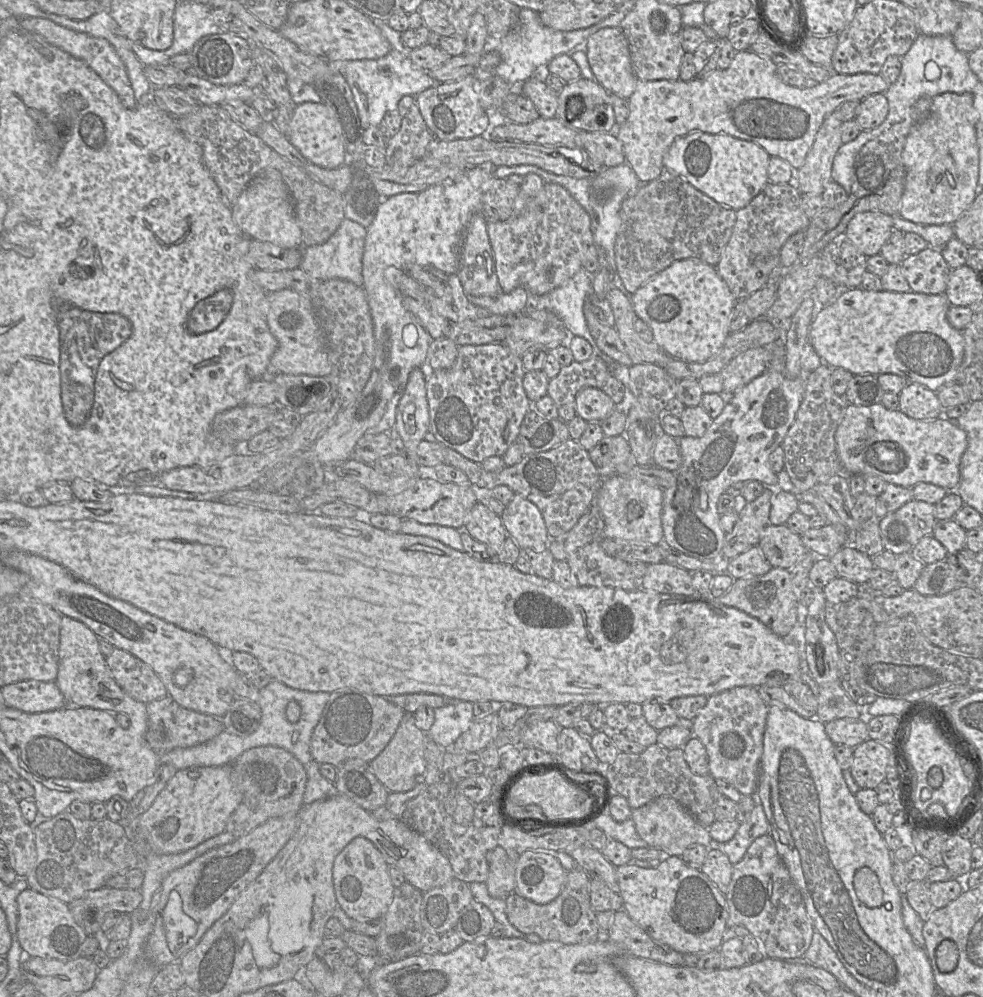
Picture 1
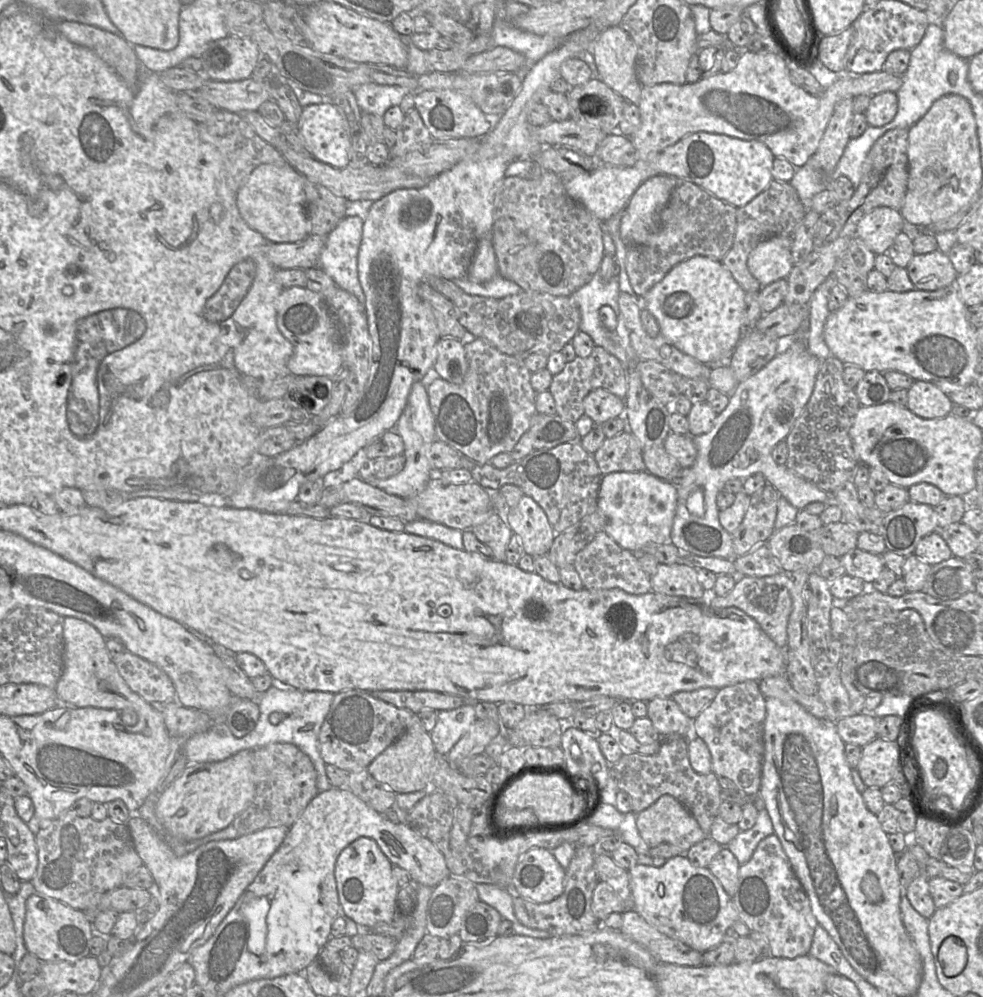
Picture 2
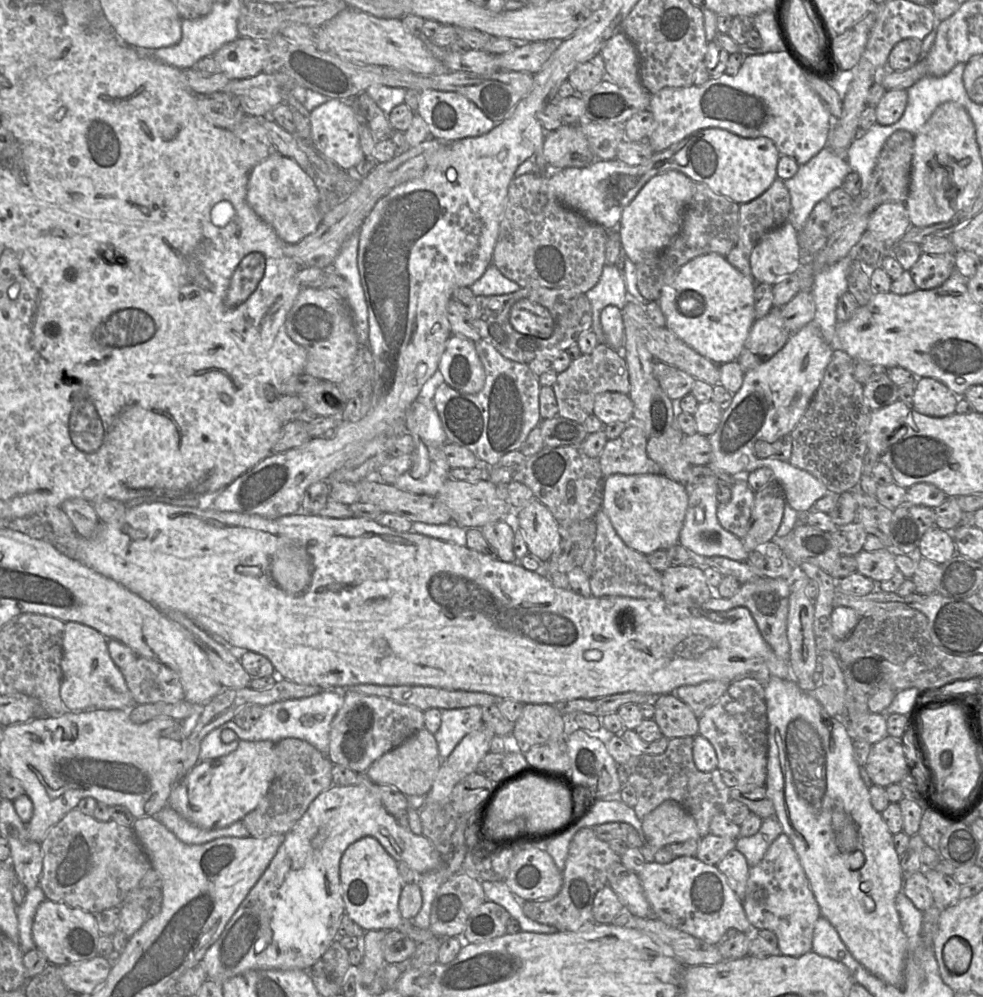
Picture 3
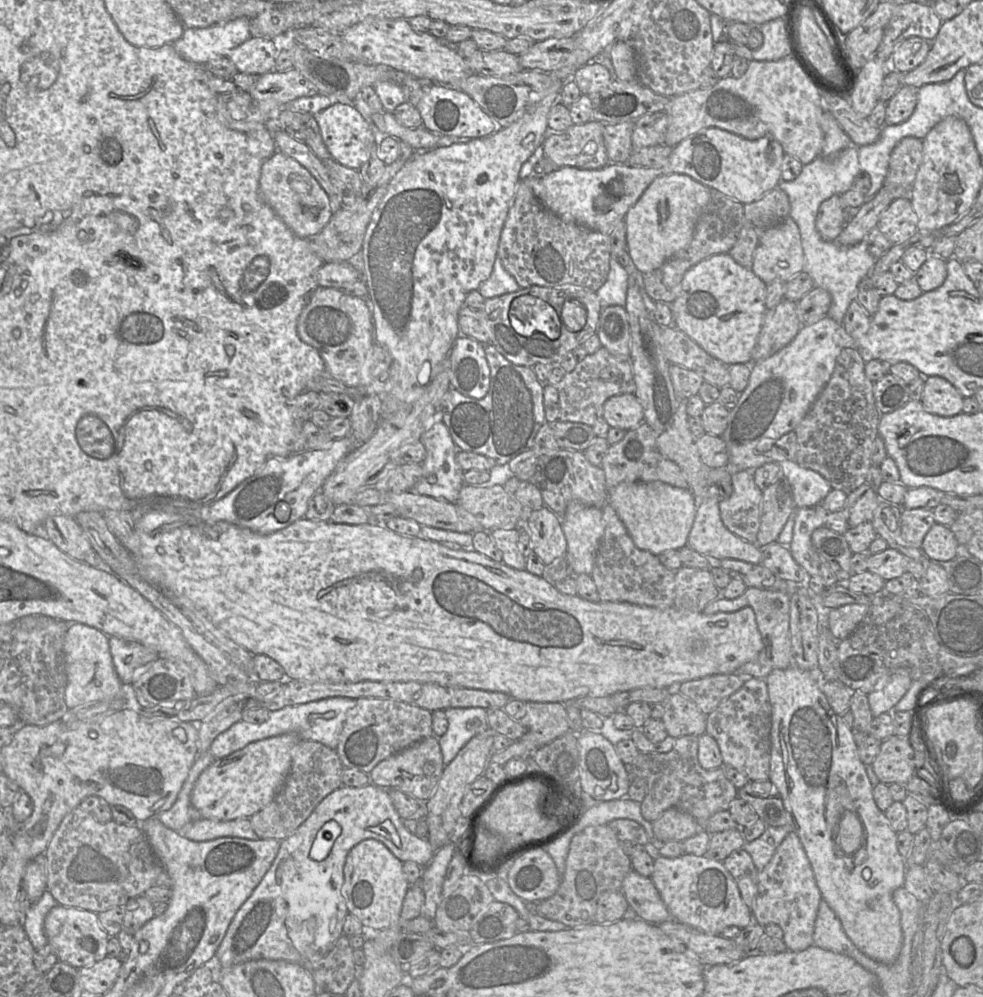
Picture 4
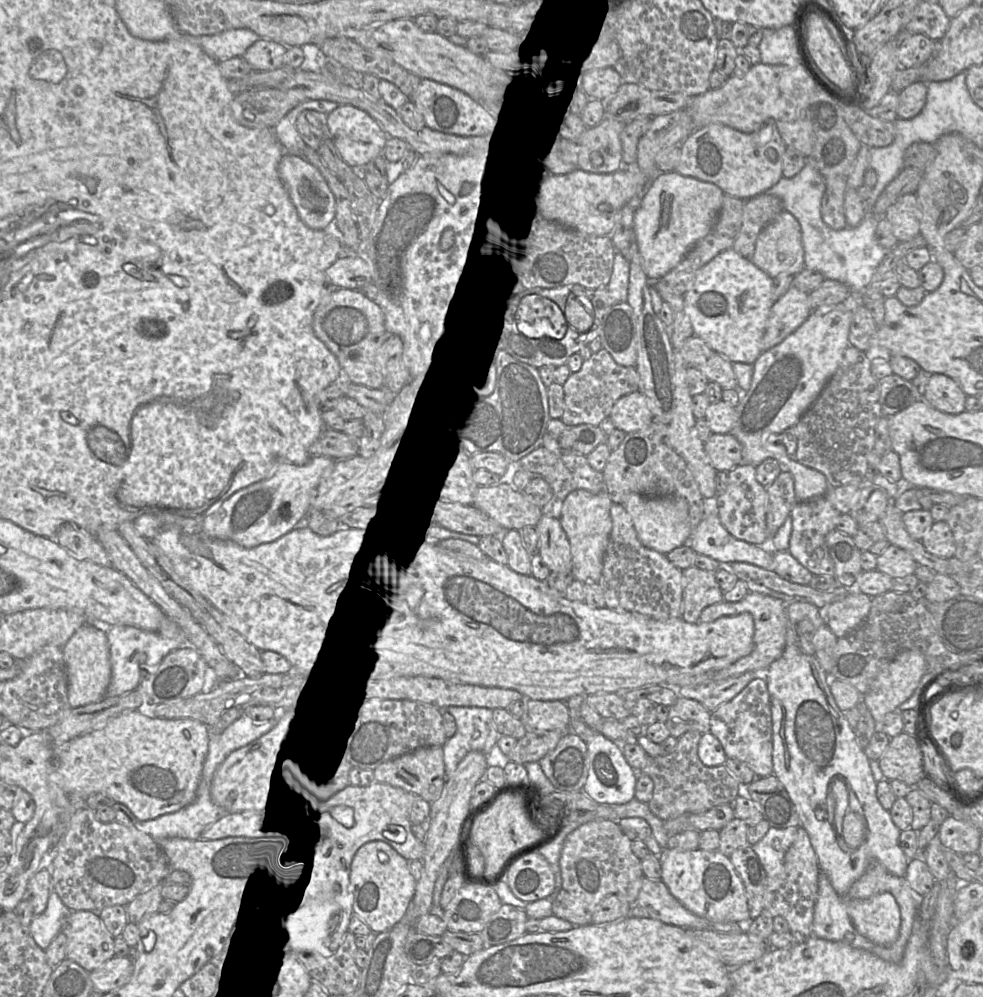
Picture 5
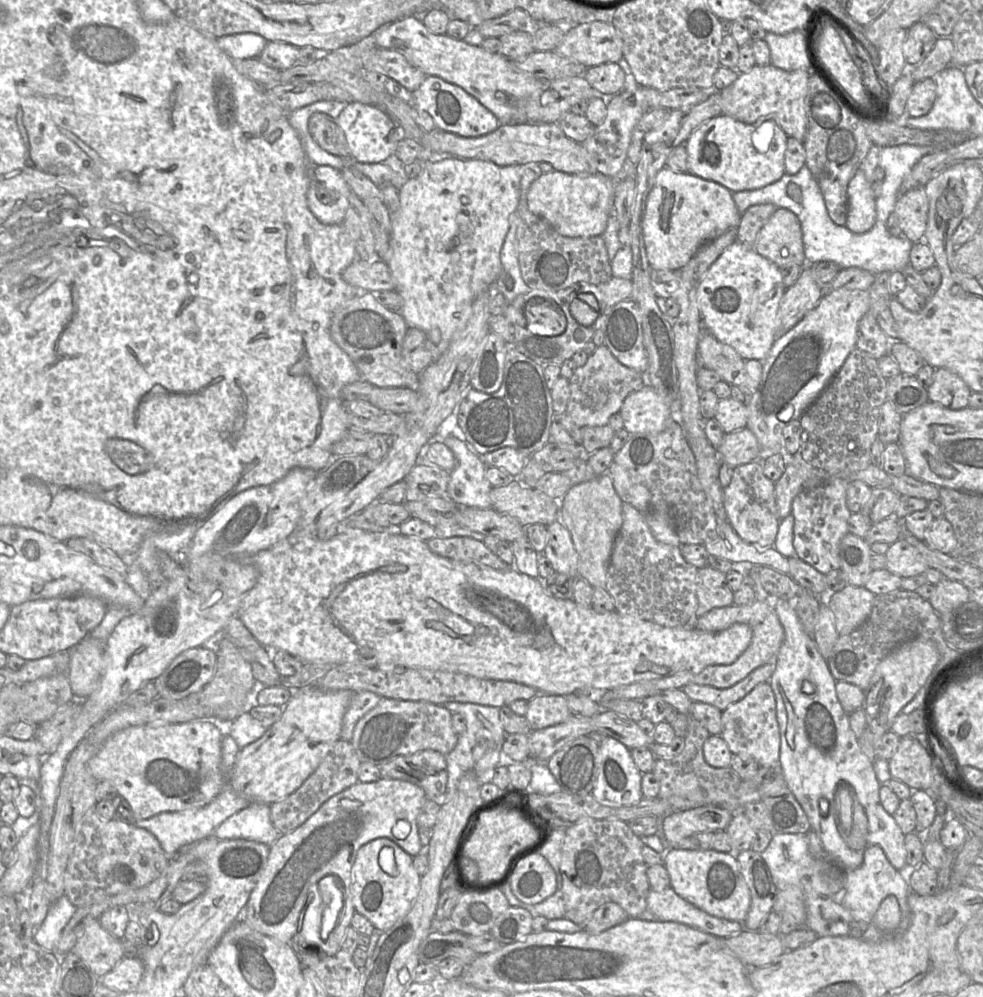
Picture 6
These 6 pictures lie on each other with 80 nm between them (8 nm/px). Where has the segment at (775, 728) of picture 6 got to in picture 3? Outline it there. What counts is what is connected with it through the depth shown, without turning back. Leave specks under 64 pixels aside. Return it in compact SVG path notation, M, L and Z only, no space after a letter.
M743 676L730 683L727 691L698 720L699 735L704 736L715 748L718 769L734 774L739 786L765 786L768 761L768 717L765 686L752 676Z

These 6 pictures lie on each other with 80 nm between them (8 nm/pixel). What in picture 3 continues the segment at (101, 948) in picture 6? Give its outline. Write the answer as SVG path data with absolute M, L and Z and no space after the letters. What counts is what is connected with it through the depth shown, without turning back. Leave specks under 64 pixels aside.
M48 899L37 907L32 925L32 938L35 947L45 955L49 964L62 966L97 957L100 936L95 914L91 912Z

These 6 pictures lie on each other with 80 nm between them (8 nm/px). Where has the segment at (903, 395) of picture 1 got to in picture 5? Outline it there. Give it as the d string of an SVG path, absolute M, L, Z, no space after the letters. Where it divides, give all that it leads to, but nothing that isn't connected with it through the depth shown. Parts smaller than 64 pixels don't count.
M933 373L926 386L923 399L935 409L948 414L965 411L967 395L951 377Z

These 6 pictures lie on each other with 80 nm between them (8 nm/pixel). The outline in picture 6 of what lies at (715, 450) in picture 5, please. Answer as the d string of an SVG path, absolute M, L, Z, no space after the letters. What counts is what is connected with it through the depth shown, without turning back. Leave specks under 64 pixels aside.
M744 427L725 433L721 445L717 448L717 453L721 463L734 468L760 459L762 451L754 433Z

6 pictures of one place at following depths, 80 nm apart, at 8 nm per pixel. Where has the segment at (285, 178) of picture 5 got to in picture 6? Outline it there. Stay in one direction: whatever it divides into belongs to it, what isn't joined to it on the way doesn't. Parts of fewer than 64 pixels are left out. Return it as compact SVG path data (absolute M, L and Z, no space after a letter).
M309 162L308 175L306 198L309 210L323 224L342 223L352 190L341 171L329 165Z

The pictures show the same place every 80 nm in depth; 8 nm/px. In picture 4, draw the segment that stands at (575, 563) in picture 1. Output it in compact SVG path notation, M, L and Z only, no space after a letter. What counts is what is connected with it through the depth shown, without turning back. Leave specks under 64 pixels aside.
M606 504L602 507L602 518L605 531L599 542L590 574L596 584L600 601L627 602L662 609L673 607L675 571L666 568L657 555L636 547L624 523L611 505Z

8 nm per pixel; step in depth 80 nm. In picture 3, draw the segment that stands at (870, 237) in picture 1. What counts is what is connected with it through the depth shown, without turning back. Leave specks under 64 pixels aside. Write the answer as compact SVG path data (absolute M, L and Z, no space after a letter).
M886 202L870 214L867 230L884 245L887 253L911 226L905 203Z

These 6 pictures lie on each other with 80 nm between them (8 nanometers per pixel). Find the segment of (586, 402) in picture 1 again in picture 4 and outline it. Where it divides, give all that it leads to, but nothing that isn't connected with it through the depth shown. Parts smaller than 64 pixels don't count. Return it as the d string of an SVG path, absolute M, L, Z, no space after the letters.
M633 393L619 394L606 400L602 417L610 427L630 430L644 422L644 411Z

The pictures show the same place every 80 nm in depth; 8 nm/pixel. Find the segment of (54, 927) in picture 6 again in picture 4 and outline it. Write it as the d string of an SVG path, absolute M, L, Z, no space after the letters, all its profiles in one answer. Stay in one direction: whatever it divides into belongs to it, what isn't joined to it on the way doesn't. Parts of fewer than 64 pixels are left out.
M46 889L41 898L32 903L23 918L23 928L32 944L39 949L47 944L48 940L44 932L44 919L47 913L59 903Z

